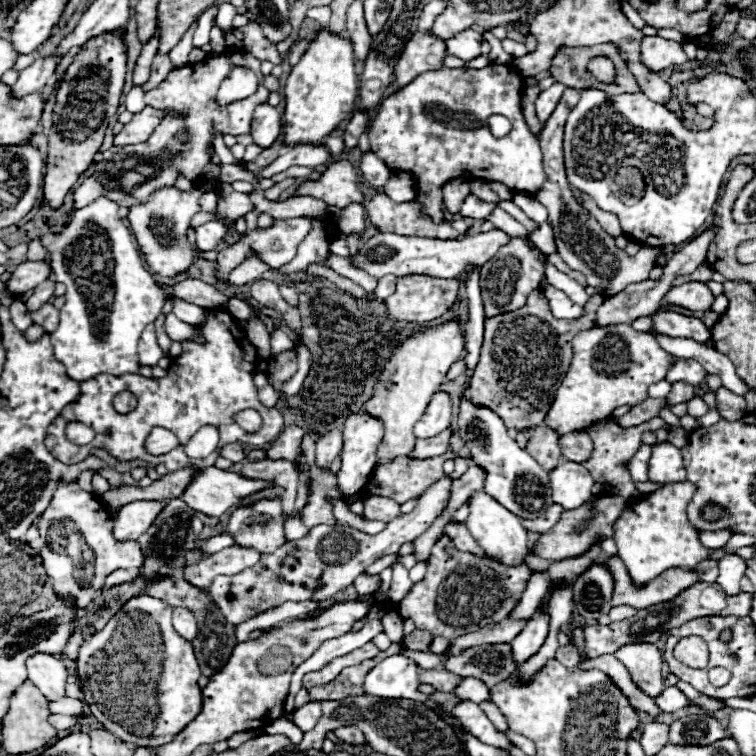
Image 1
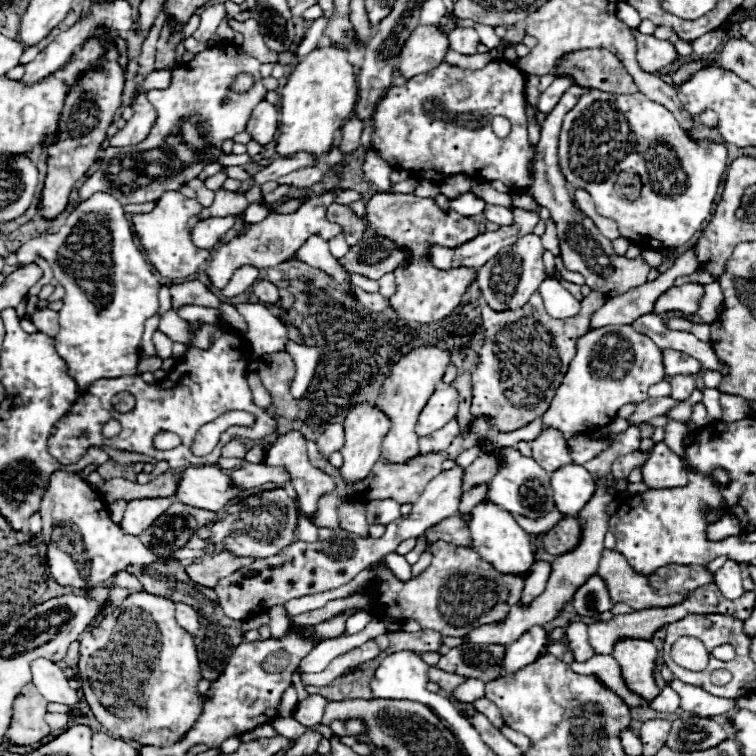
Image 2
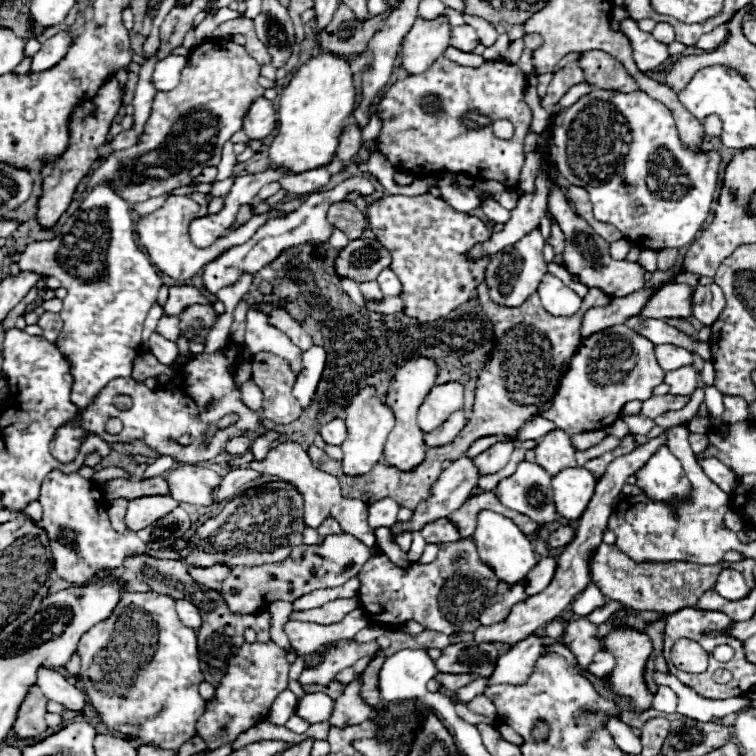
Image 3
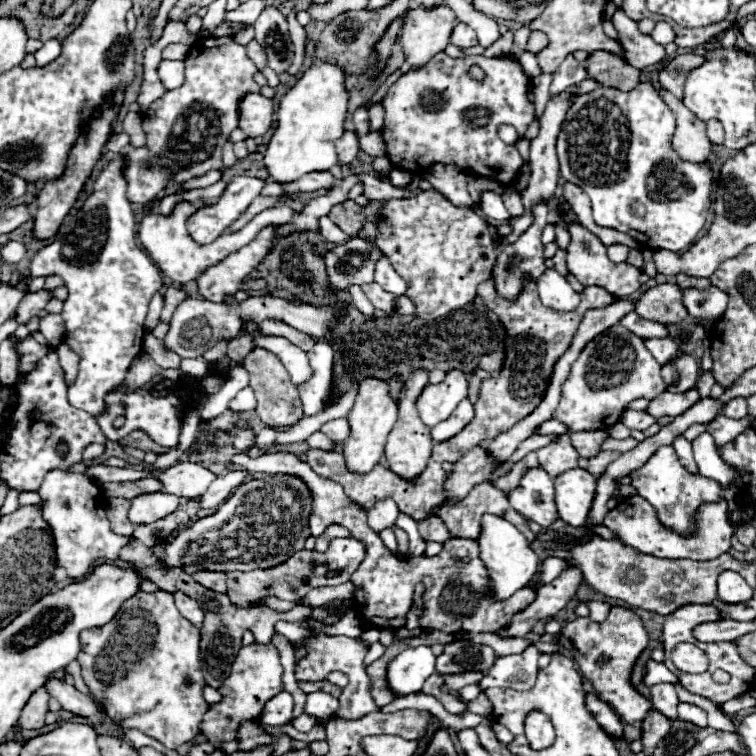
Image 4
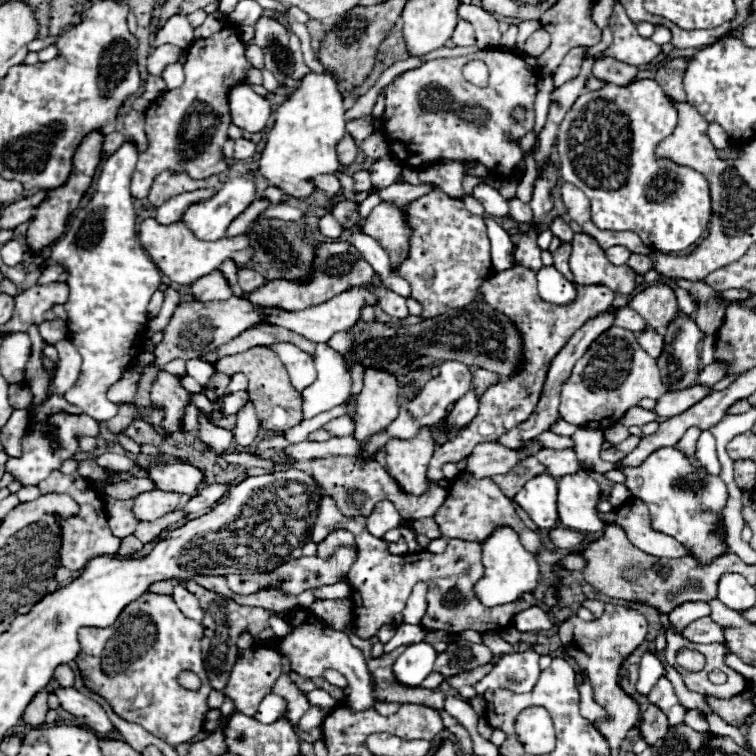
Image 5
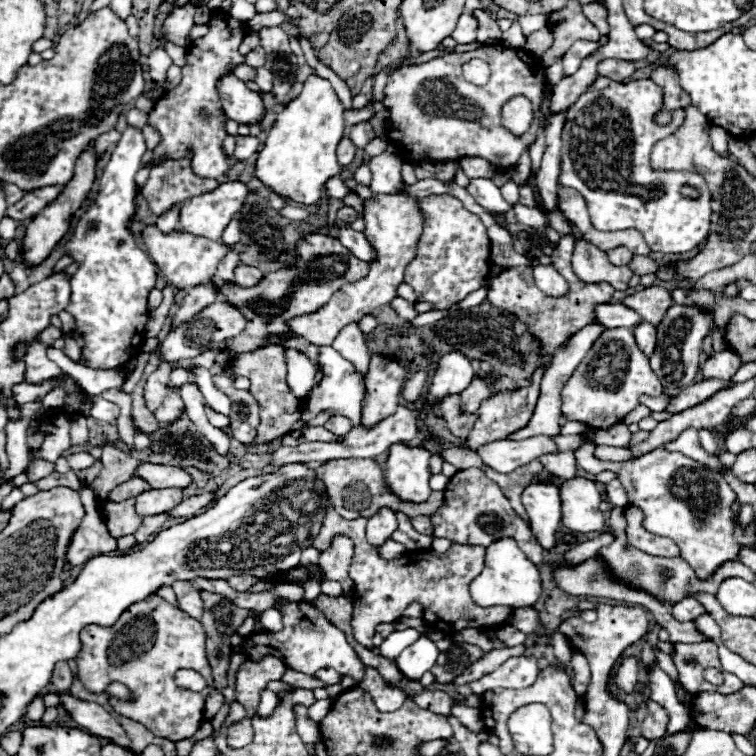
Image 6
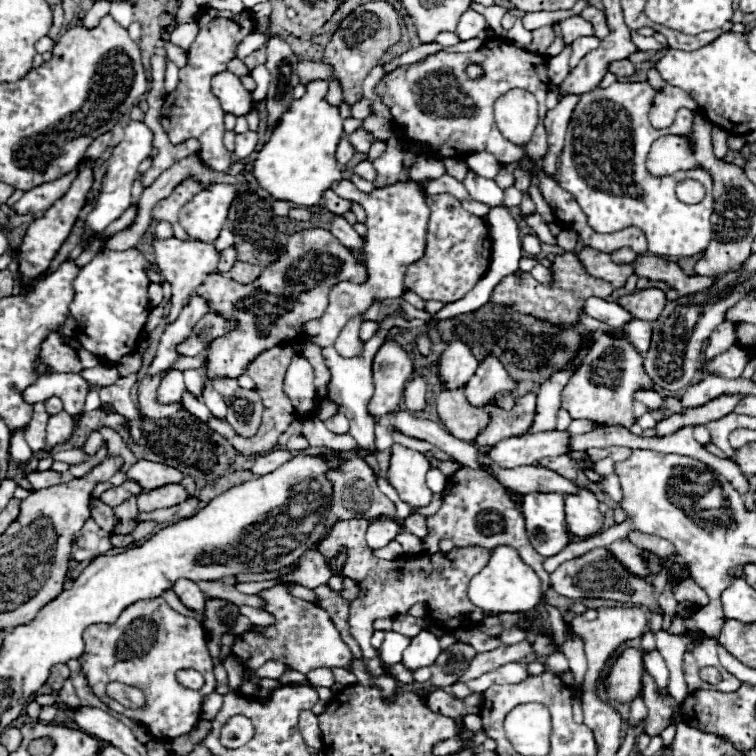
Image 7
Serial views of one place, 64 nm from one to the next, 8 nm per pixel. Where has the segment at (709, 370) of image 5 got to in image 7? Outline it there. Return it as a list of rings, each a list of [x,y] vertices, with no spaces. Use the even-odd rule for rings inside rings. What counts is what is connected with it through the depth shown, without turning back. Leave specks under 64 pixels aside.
[[[732,346],[730,350],[718,354],[706,364],[708,374],[718,374],[718,376],[728,376],[728,378],[738,378],[746,366],[748,358],[746,352],[740,350],[738,346]]]

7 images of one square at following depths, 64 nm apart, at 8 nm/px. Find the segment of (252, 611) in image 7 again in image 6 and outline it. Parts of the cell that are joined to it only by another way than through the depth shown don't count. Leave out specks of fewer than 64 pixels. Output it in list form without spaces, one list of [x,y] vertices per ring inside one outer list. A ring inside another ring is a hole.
[[[276,610],[262,612],[262,624],[264,624],[268,630],[272,630],[272,632],[280,632],[280,630],[282,630],[282,616],[276,618],[274,614],[276,614]]]

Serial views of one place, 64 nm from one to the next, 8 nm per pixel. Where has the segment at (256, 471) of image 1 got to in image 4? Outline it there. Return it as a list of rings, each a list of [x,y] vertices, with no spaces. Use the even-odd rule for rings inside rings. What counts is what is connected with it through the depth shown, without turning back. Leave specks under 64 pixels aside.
[[[236,470],[236,472],[228,472],[226,476],[220,476],[218,480],[214,480],[210,486],[208,486],[208,490],[206,490],[206,494],[202,496],[202,500],[200,500],[200,506],[202,508],[216,508],[216,506],[220,506],[224,500],[228,500],[232,494],[234,494],[234,490],[240,486],[240,484],[244,484],[248,480],[248,472],[246,470]]]

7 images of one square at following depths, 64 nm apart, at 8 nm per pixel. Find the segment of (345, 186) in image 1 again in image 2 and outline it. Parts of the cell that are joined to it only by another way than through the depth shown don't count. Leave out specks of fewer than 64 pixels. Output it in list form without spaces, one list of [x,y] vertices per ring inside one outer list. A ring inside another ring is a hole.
[[[336,188],[336,190],[340,190],[340,192],[338,192],[338,196],[334,198],[334,202],[344,204],[344,206],[348,206],[349,204],[362,198],[361,194],[352,188]]]

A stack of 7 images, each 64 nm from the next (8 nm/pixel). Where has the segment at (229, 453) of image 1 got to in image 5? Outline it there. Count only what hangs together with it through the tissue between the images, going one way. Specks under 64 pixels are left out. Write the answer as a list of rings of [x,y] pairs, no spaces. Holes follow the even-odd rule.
[[[250,402],[248,406],[244,406],[238,414],[236,414],[236,428],[234,428],[234,444],[236,446],[250,446],[256,436],[258,436],[258,416],[254,410],[254,404]]]

